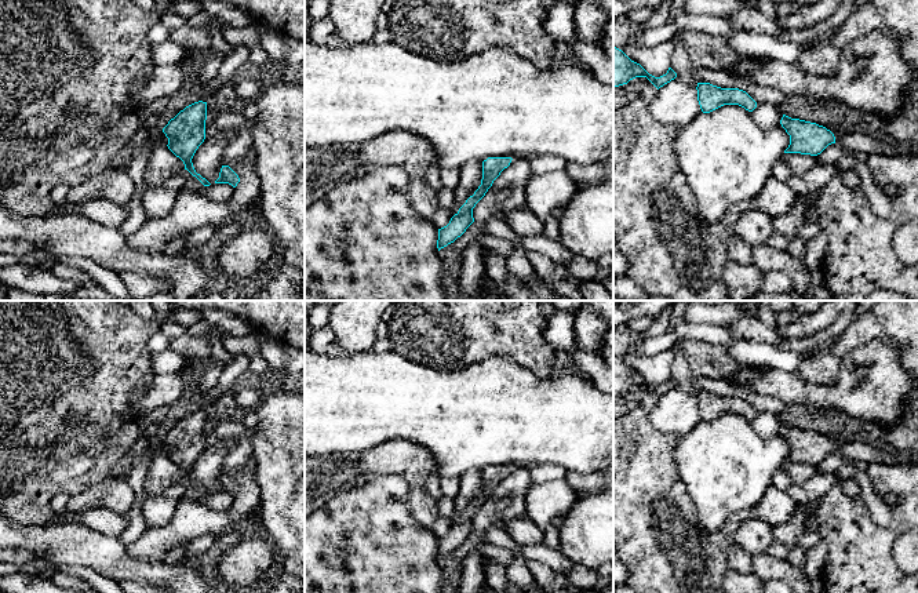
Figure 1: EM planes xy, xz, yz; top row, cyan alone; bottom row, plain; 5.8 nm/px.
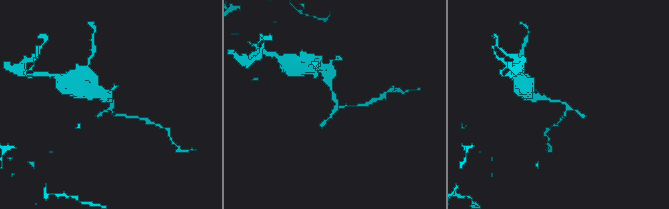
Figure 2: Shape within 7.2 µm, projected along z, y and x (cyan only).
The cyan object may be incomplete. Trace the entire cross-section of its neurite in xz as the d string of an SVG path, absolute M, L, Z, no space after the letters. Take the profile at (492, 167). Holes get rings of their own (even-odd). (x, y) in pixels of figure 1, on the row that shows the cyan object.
M488 157L482 161L482 179L478 189L470 196L459 211L451 218L449 223L438 229L438 251L460 237L474 222L473 208L485 196L493 181L511 163L511 157Z

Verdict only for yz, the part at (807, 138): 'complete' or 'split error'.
complete

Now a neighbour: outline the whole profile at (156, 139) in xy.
M164 132L153 134L145 145L146 152L152 153L156 146L167 146L168 138Z

